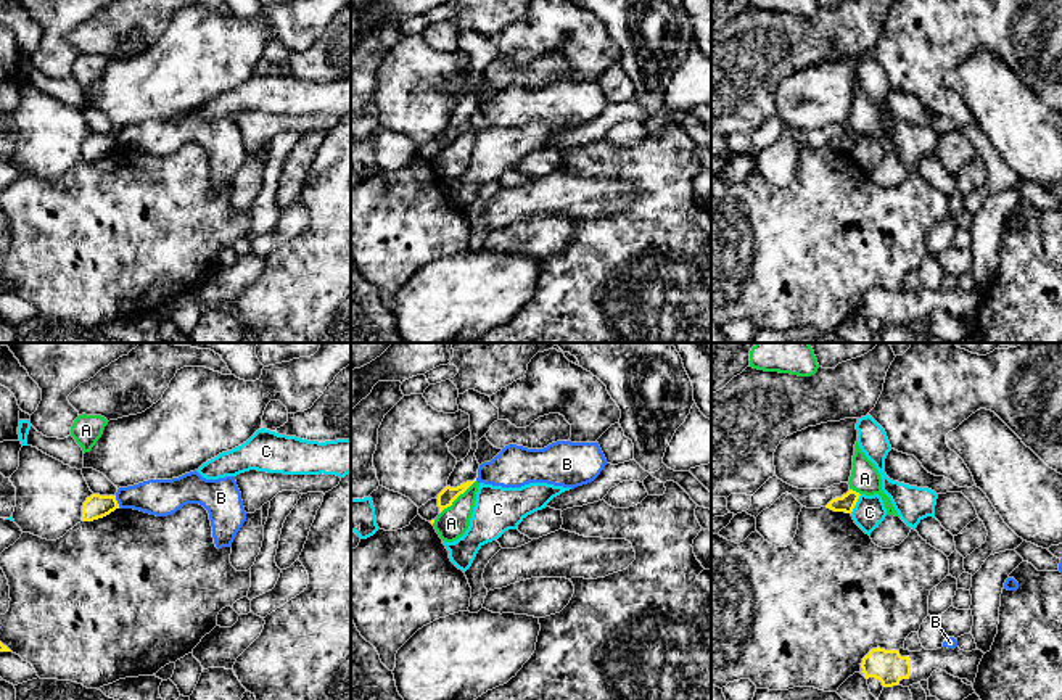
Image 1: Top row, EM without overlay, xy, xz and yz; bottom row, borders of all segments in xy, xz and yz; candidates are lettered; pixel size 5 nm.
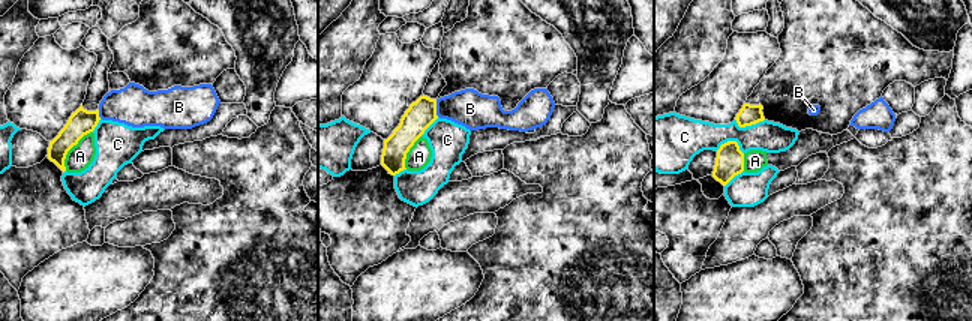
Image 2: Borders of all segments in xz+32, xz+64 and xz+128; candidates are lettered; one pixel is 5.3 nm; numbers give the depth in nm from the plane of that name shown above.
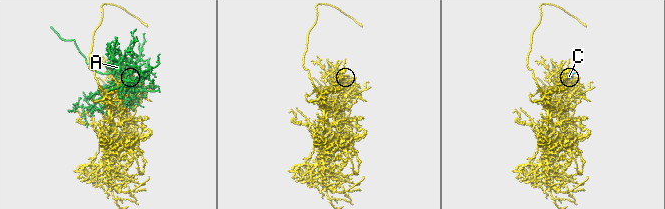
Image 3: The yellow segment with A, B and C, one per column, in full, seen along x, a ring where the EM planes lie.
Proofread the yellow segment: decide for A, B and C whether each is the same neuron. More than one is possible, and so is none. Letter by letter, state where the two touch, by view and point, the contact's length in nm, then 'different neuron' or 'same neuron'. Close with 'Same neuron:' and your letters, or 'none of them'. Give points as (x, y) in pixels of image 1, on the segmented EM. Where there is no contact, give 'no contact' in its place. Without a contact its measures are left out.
A: contact xz (457, 496); length 240 nm; different neuron
B: contact xy (116, 501); length 60 nm; different neuron
C: contact yz (855, 504); length 110 nm; different neuron
Same neuron: none of them

